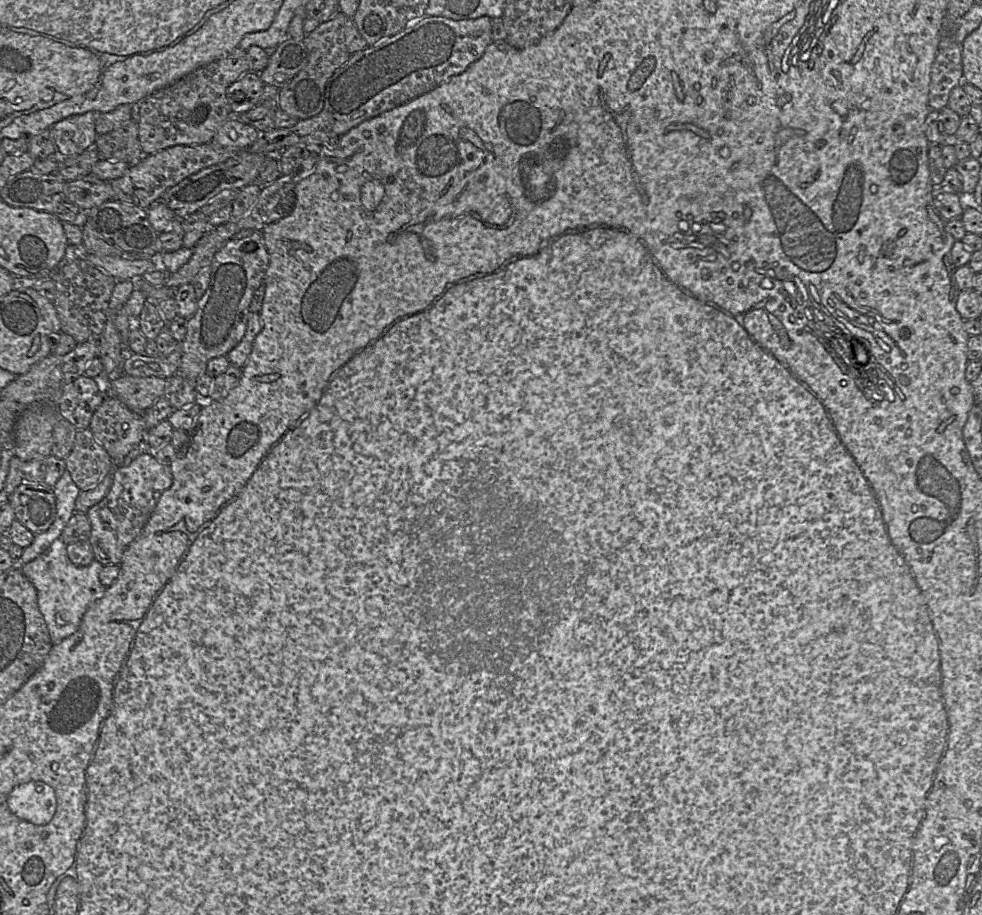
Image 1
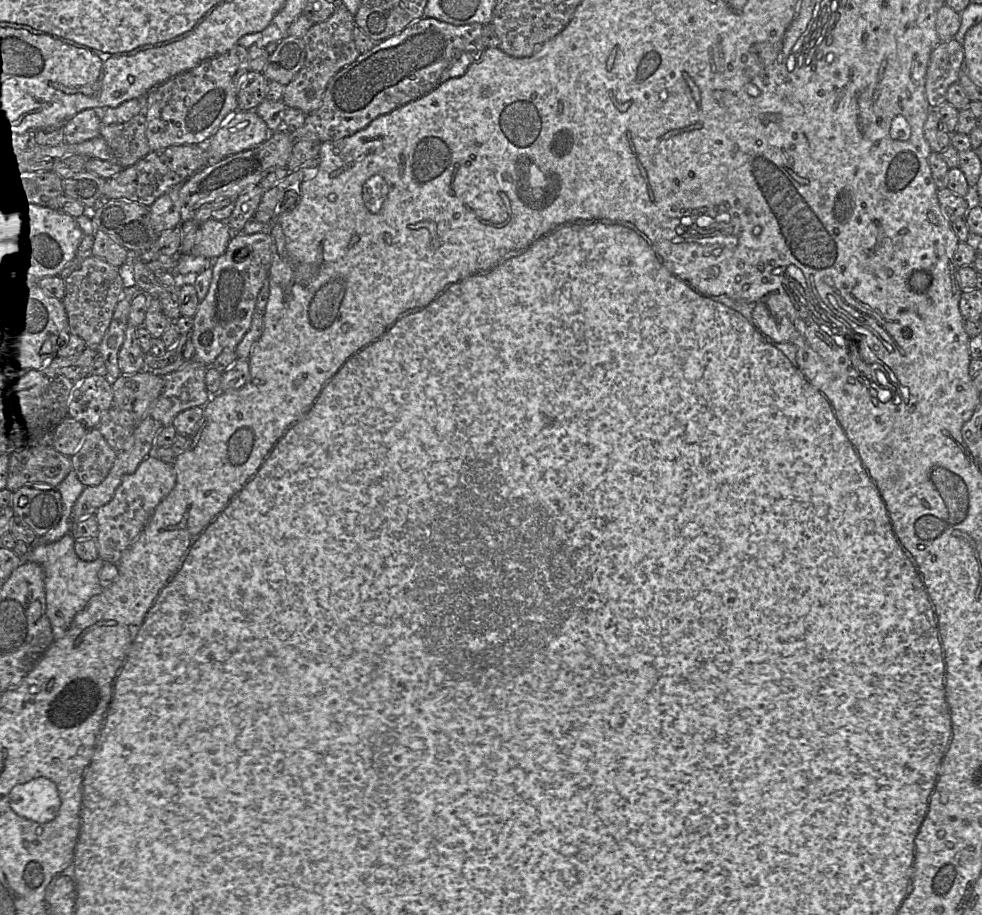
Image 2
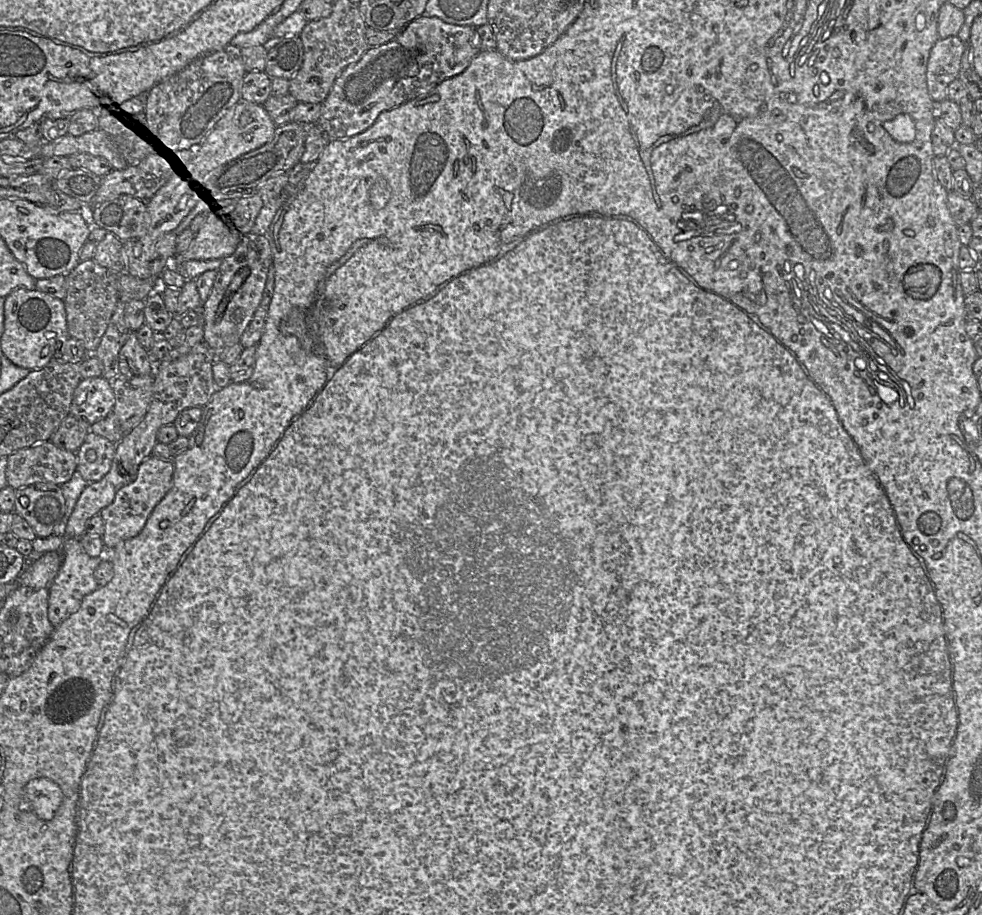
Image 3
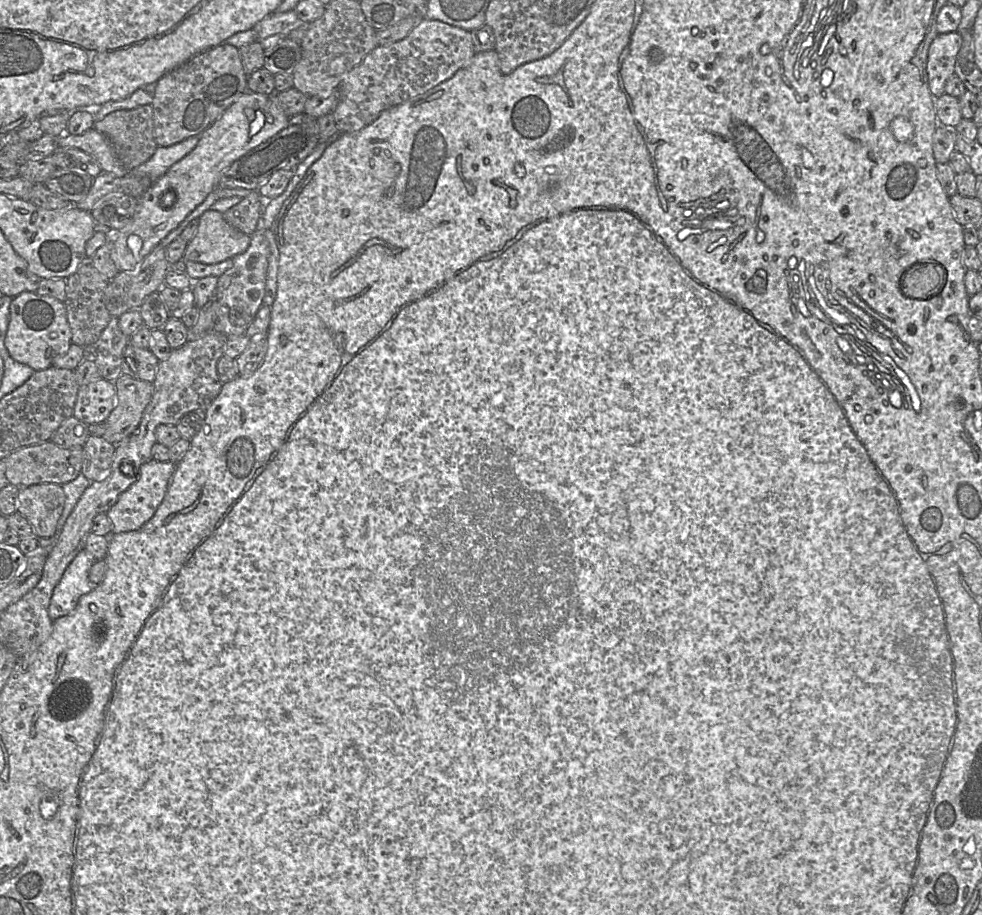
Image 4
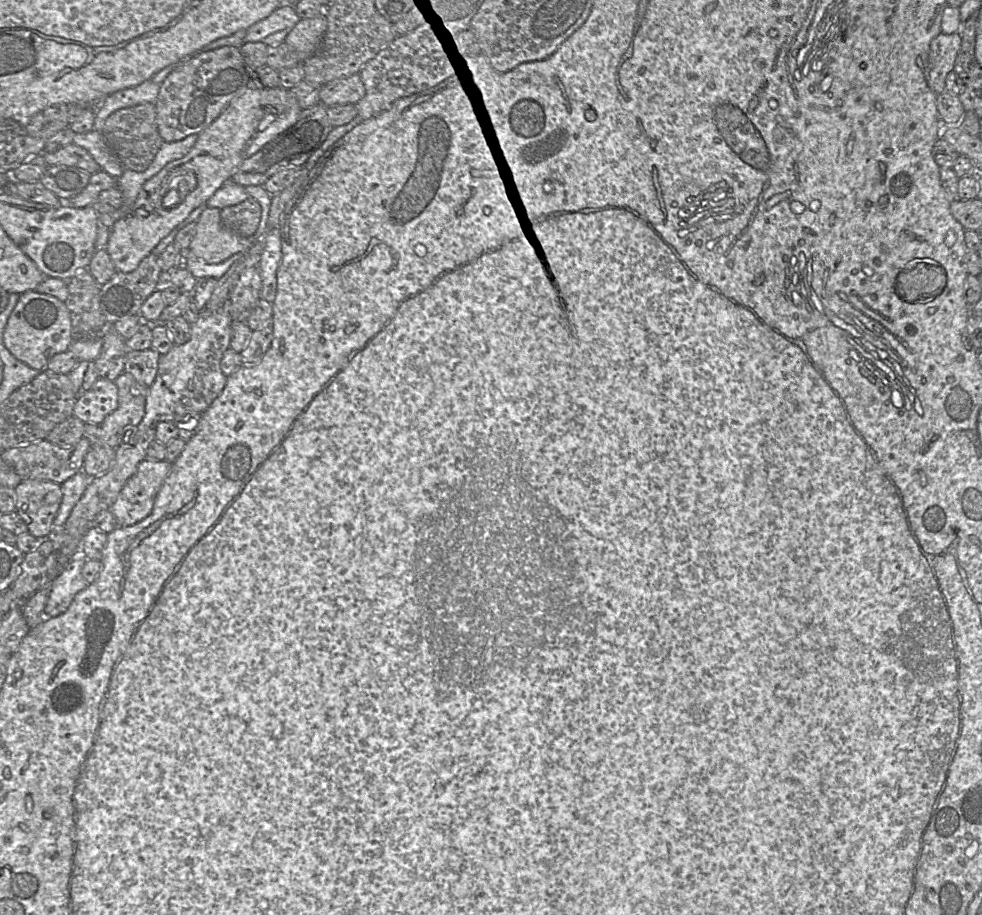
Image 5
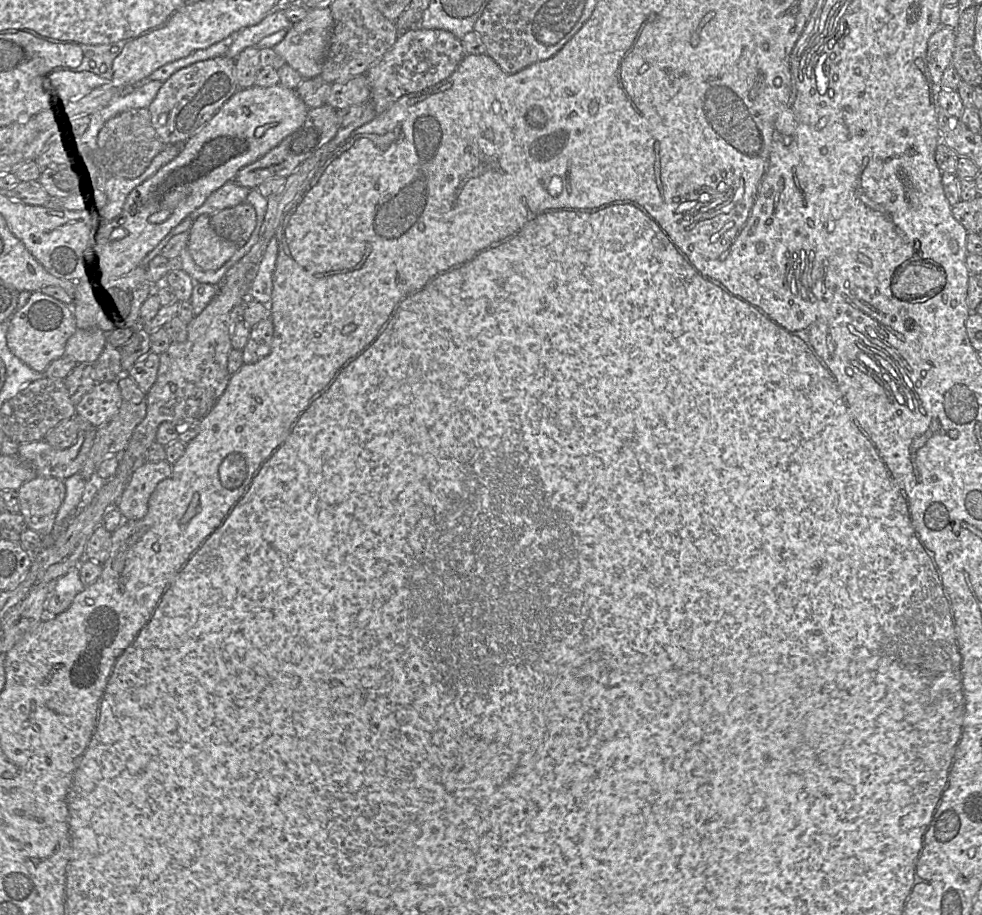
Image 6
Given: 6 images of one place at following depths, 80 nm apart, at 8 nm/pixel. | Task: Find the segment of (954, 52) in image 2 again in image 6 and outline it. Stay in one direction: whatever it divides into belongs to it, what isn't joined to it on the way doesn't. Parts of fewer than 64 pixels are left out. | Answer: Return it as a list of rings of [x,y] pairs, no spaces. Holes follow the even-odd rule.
[[[940,27],[928,41],[927,62],[932,81],[940,86],[944,71],[952,65],[955,28]]]

